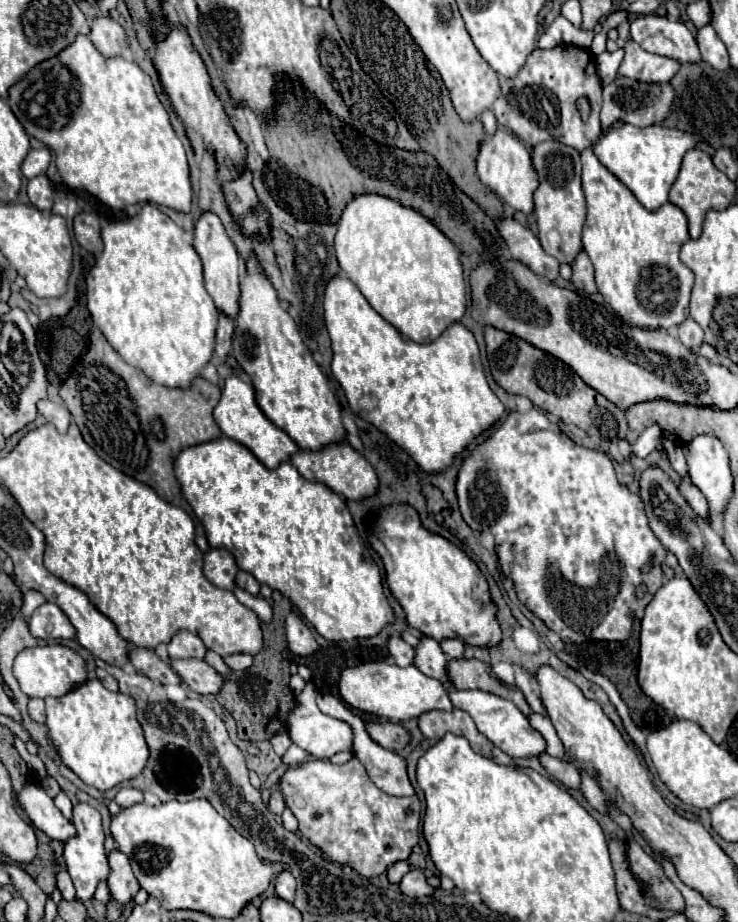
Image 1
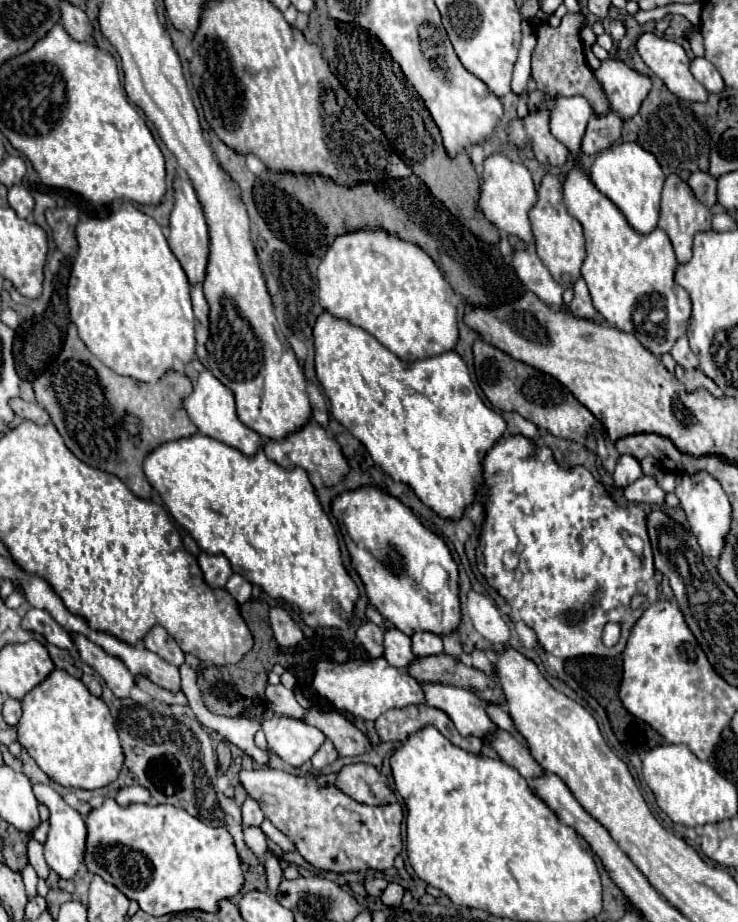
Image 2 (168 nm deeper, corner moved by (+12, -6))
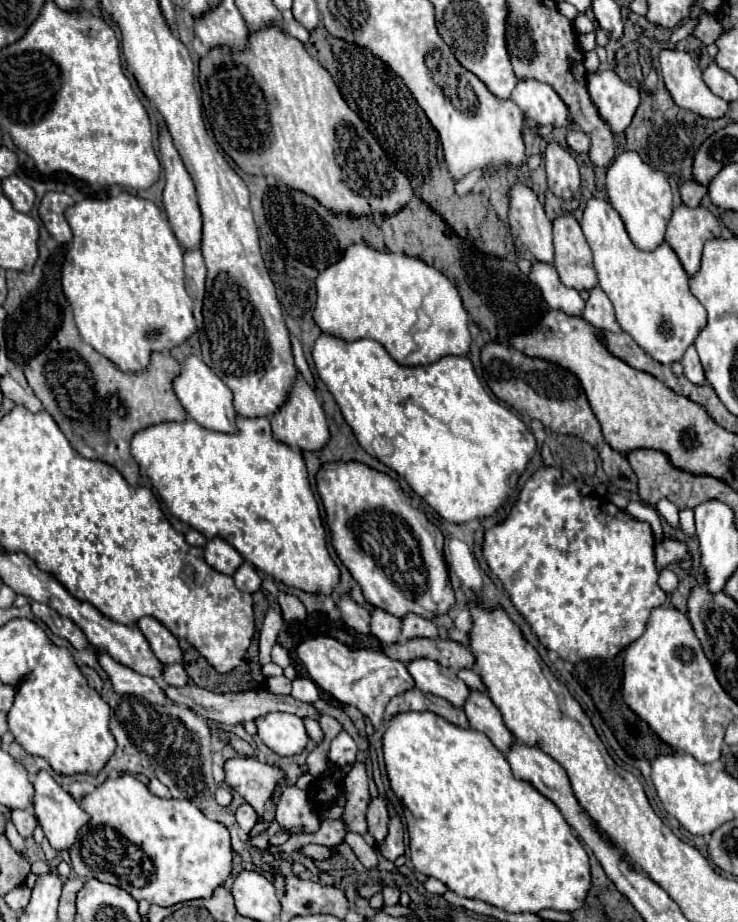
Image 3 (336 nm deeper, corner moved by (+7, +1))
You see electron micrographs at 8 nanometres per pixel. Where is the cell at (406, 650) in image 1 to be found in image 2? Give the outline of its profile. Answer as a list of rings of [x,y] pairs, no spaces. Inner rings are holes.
[[[366,621],[356,629],[356,639],[364,645],[364,649],[370,653],[370,657],[382,657],[382,631],[378,625]]]

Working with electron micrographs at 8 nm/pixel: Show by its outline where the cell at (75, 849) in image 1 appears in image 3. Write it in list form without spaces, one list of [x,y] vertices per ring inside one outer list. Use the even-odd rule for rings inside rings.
[[[41,770],[41,772],[35,776],[33,786],[35,786],[35,806],[33,806],[33,810],[35,810],[35,816],[37,816],[37,820],[39,820],[41,828],[43,828],[49,844],[51,844],[57,852],[73,848],[73,844],[75,844],[75,840],[77,840],[77,832],[89,822],[87,812],[73,800],[71,794],[67,794],[67,792],[63,790],[63,788],[53,780],[53,776],[51,776],[49,772],[45,772],[45,770]]]

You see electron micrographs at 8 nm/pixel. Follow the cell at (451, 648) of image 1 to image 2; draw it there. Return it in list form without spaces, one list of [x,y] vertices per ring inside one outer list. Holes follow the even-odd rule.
[[[418,631],[410,639],[412,639],[412,653],[416,657],[428,657],[428,655],[442,653],[442,639],[434,633]]]

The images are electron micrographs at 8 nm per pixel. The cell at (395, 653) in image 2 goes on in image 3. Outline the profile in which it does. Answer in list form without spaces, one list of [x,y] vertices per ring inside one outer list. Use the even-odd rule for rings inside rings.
[[[375,608],[371,612],[371,634],[377,636],[383,644],[397,644],[401,638],[401,620],[385,610]]]

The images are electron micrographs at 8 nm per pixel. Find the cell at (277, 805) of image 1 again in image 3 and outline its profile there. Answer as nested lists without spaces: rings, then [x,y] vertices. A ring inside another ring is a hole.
[[[247,802],[237,808],[235,816],[237,816],[237,824],[241,826],[243,832],[251,832],[253,826],[257,824],[257,812],[255,812],[255,808],[253,808],[251,804],[247,804]]]

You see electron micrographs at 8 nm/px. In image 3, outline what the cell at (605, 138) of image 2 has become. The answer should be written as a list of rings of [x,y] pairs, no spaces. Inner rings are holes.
[[[569,130],[567,146],[575,152],[587,152],[589,150],[589,136],[585,136],[585,132],[581,132],[581,130]]]

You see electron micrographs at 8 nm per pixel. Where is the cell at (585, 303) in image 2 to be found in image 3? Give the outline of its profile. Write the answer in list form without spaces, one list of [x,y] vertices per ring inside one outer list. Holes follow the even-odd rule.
[[[595,286],[595,288],[589,290],[589,300],[585,304],[583,318],[589,324],[593,324],[595,328],[599,328],[599,330],[605,330],[605,332],[621,332],[621,326],[617,324],[615,314],[613,314],[611,300],[605,296],[605,292],[599,286]]]

